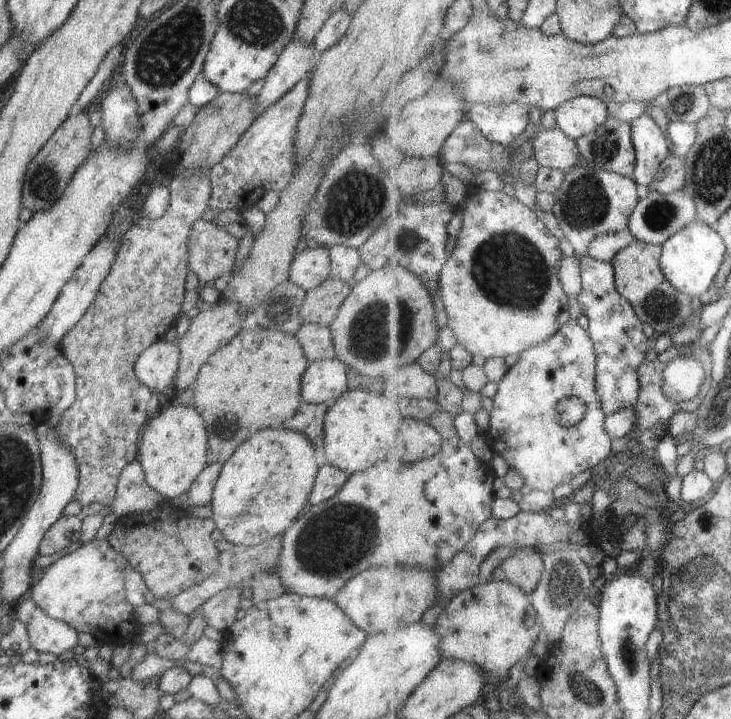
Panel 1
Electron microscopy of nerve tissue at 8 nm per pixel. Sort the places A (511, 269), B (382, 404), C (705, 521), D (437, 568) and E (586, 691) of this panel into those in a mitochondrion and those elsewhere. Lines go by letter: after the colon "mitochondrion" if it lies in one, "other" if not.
A: mitochondrion
B: other
C: other
D: other
E: mitochondrion

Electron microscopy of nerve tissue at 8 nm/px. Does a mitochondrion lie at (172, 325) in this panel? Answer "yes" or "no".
no

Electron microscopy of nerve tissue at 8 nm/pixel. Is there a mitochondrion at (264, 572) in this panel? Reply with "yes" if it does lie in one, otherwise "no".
yes

